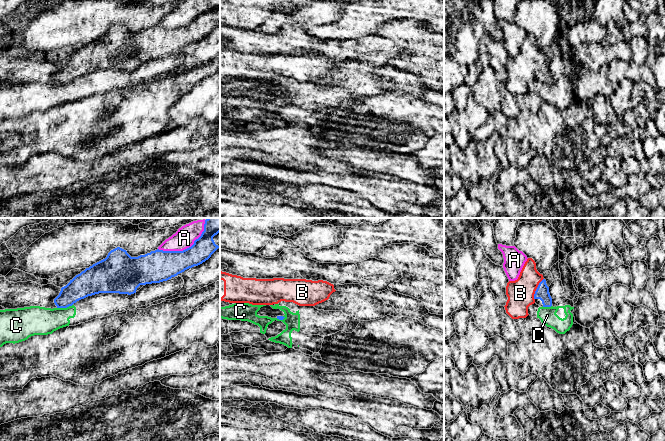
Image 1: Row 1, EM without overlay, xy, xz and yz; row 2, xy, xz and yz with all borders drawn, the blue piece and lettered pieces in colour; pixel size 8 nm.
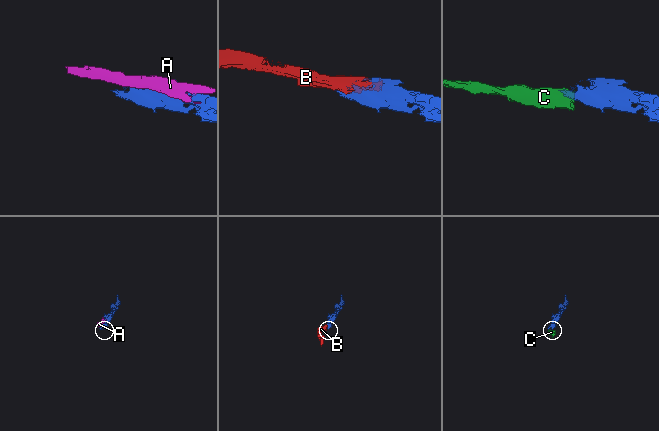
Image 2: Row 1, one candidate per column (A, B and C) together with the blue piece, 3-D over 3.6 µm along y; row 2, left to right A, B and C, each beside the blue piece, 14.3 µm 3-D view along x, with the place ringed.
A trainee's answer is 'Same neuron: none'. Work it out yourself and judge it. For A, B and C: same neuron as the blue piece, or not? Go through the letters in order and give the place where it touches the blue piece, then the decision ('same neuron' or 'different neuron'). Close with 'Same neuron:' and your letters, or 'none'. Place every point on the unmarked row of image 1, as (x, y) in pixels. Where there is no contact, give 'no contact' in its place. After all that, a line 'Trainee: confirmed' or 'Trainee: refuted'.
A: meets blue in xy at (185, 25); different neuron
B: meets blue in yz at (536, 65); same neuron
C: meets blue in xy at (64, 83); different neuron
Same neuron: B
Trainee: refuted

